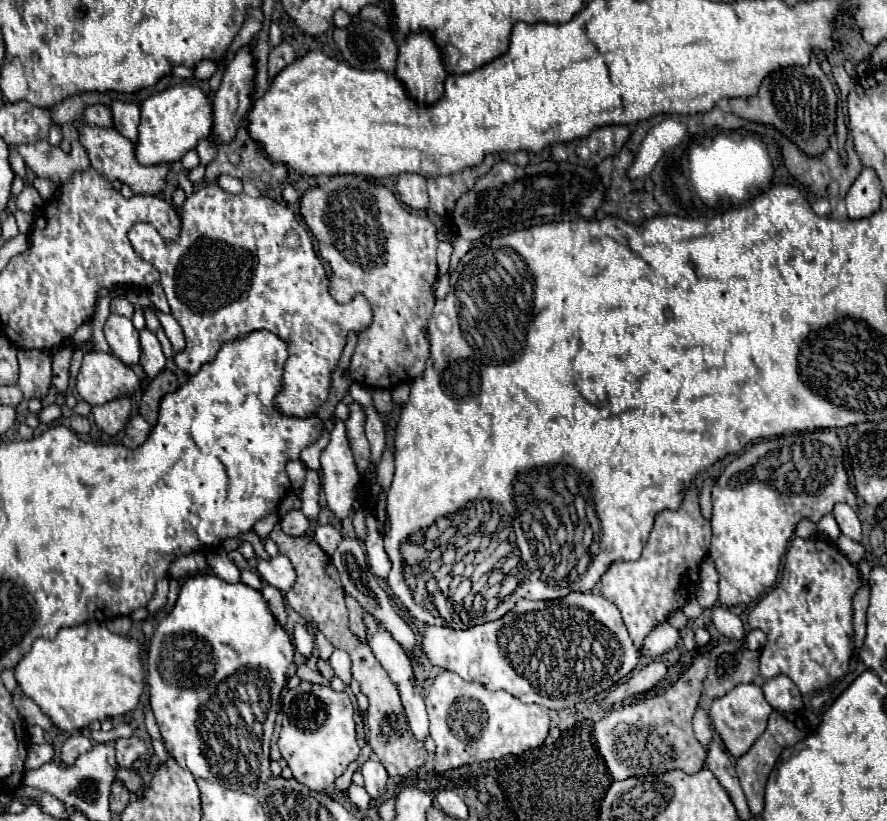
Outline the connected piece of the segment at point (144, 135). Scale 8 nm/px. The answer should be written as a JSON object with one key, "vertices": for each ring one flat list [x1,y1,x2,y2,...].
{"vertices":[[177,84,159,94,149,96,141,106,141,124,139,124,139,142,135,144,137,160,143,166,153,166,161,162,177,162,189,150,195,150,197,142,211,134,213,124,213,106,209,96,191,84]]}

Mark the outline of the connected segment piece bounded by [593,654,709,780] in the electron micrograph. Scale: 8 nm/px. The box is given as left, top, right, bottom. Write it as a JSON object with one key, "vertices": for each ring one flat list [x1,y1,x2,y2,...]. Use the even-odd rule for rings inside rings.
{"vertices":[[701,654,693,660,693,664,687,668,687,672,665,692,659,694,647,694,643,700,637,700,629,706,623,706,621,710,609,712,603,720,599,720,593,728,593,736,597,742,597,748,615,780,627,780,627,778,639,778,639,776,657,776,671,770,683,770,687,774,695,774,705,766,705,752,701,744,695,738,693,732,693,714,697,710,699,698,703,694,703,678,707,674,709,656]]}

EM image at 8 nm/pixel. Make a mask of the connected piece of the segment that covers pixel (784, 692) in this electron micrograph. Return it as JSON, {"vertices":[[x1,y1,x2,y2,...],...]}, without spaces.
{"vertices":[[775,676,763,684,765,700,779,712,803,708,803,698,797,686,787,676]]}

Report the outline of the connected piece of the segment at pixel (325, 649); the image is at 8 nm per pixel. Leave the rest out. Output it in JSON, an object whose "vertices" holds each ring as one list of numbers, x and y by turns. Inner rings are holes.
{"vertices":[[311,623,310,627,312,628,315,635,315,642,318,648,319,656,323,659,329,659,334,650,333,646,328,643,326,638,321,634,316,624]]}

